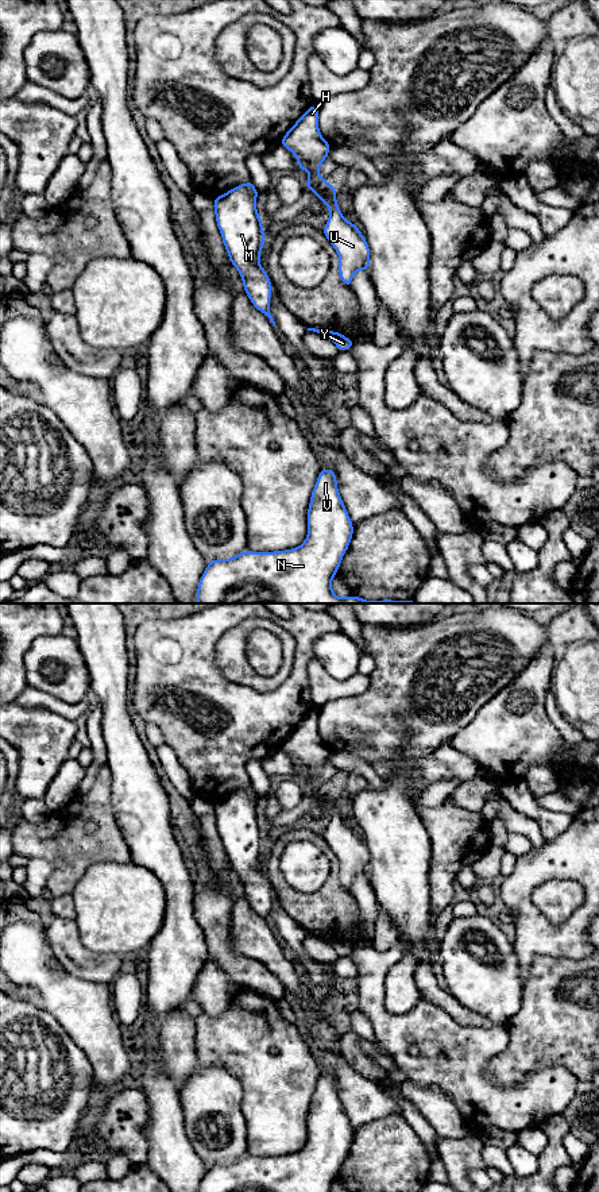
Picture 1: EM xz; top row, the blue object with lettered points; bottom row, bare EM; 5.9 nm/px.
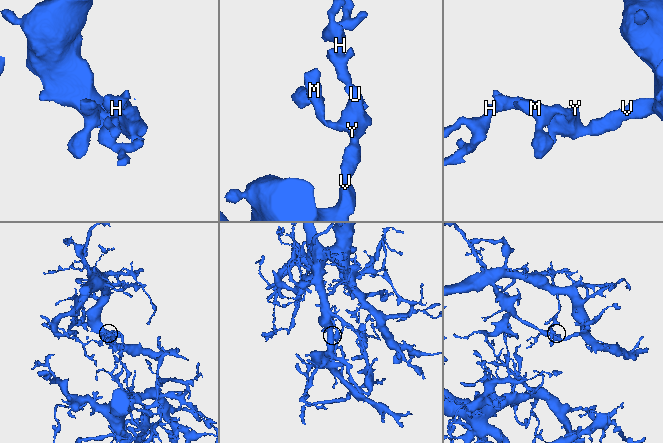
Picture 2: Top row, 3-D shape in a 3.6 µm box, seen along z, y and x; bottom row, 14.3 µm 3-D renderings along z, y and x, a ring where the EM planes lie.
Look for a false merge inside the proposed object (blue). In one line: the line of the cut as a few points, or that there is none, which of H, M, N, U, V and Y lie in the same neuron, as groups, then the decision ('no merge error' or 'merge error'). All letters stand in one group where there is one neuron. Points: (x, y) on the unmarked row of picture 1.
cut none; groups H M N U V Y; no merge error

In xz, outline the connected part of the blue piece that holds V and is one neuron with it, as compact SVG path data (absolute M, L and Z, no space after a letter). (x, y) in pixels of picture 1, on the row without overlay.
M321 1073L308 1112L308 1141L293 1154L243 1156L231 1164L209 1165L198 1192L332 1192L353 1141L353 1129L343 1108L333 1073Z

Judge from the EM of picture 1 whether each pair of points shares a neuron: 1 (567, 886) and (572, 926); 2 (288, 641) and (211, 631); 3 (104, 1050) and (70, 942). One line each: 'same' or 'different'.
1: different
2: different
3: different

